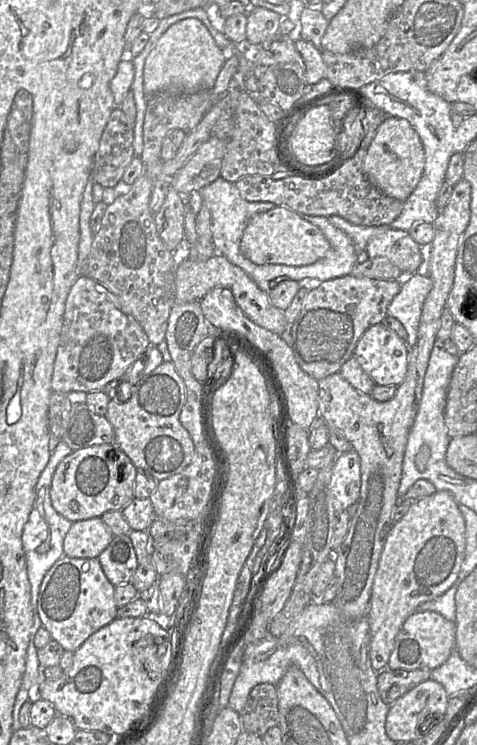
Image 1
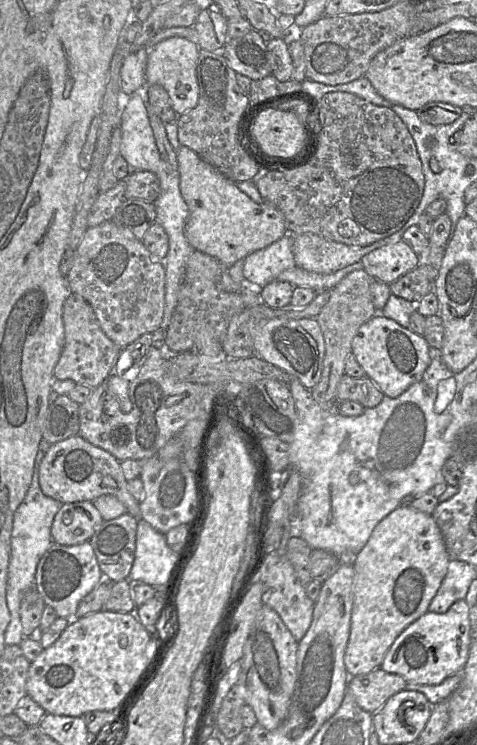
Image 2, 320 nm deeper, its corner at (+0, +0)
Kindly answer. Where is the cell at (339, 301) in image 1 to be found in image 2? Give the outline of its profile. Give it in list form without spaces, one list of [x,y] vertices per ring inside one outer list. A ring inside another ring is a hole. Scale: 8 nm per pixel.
[[[420,264],[389,284],[389,288],[391,294],[417,304],[425,295],[434,292],[434,282],[437,276],[438,269],[428,264]]]

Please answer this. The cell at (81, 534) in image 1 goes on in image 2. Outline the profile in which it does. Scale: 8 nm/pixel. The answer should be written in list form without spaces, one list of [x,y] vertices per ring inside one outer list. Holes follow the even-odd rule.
[[[91,501],[63,503],[52,522],[52,543],[77,545],[89,541],[102,521]]]

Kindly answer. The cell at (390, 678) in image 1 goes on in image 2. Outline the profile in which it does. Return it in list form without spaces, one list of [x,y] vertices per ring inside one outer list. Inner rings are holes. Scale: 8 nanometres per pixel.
[[[380,667],[368,674],[350,677],[348,689],[363,710],[374,714],[390,697],[406,689],[407,685],[402,676],[388,673]]]

